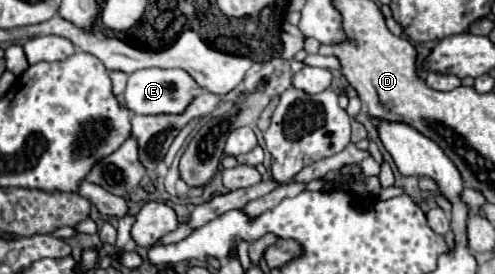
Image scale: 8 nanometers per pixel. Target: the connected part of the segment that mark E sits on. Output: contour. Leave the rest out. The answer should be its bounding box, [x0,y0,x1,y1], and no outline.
[124,68,200,114]

